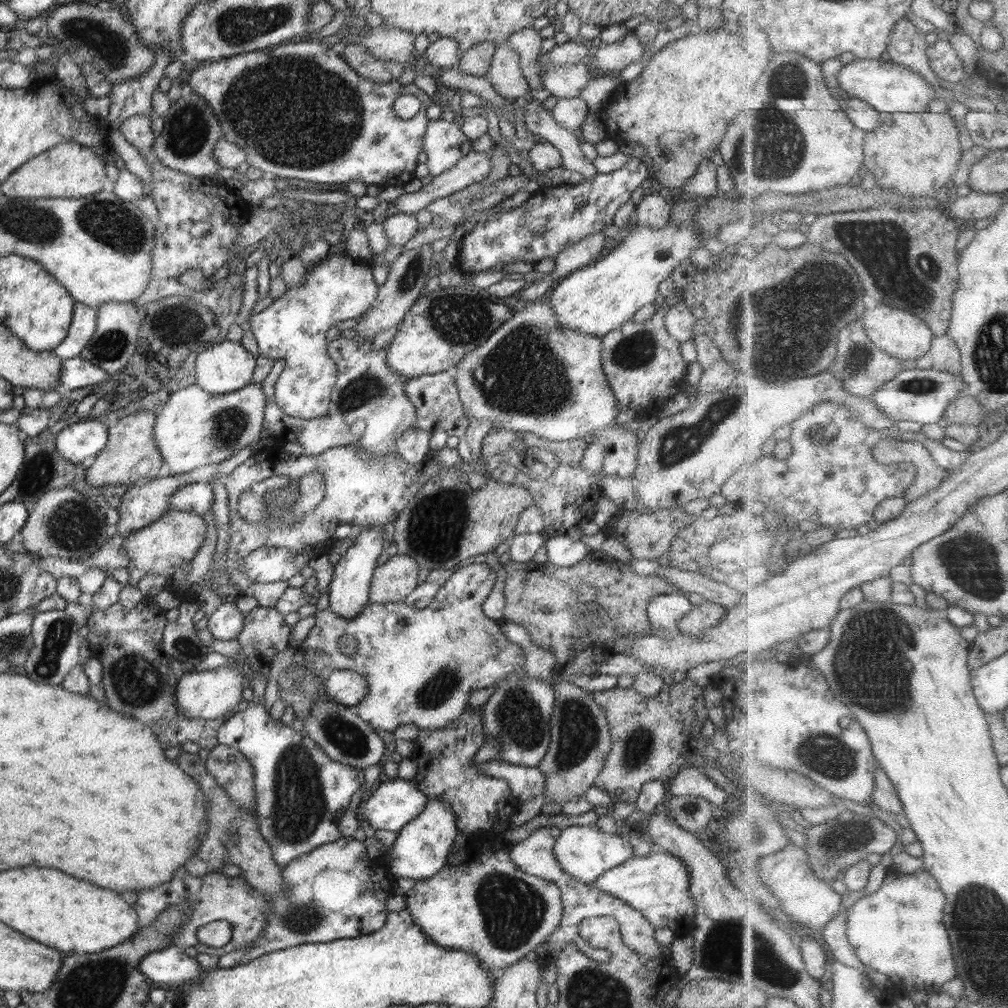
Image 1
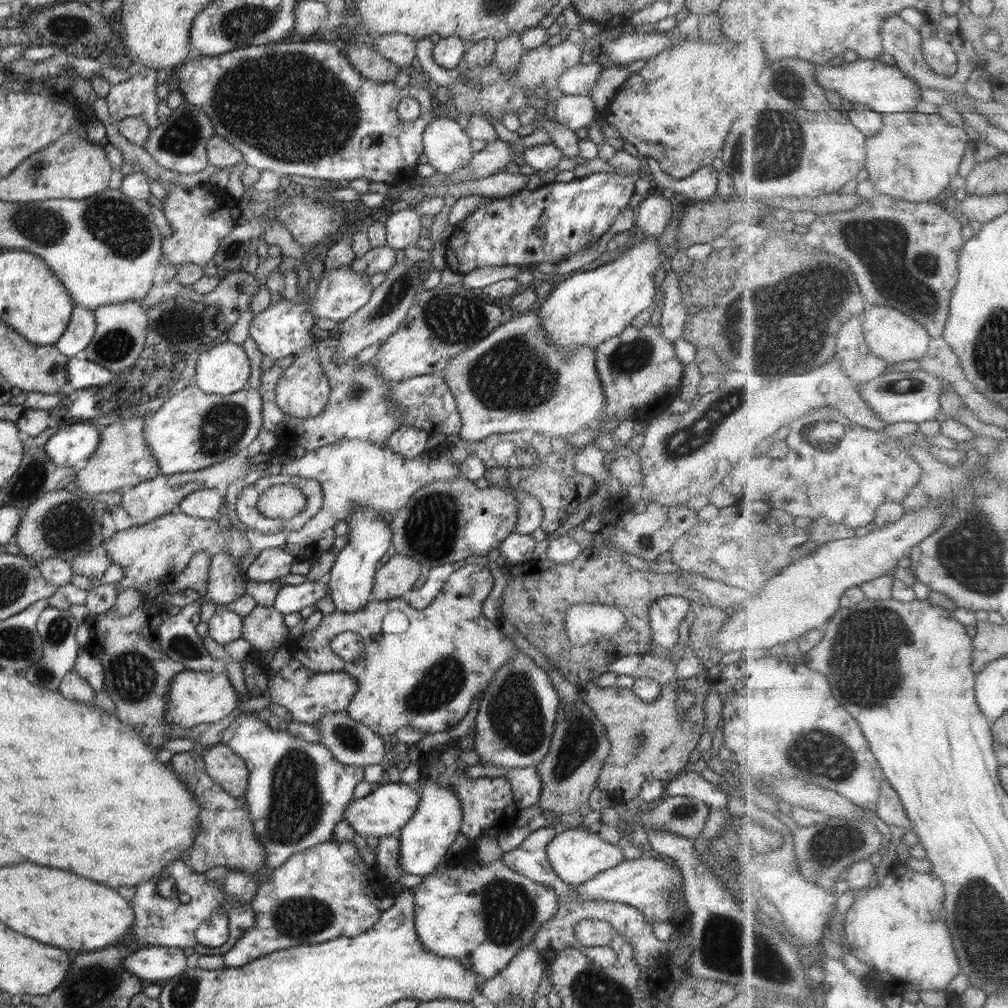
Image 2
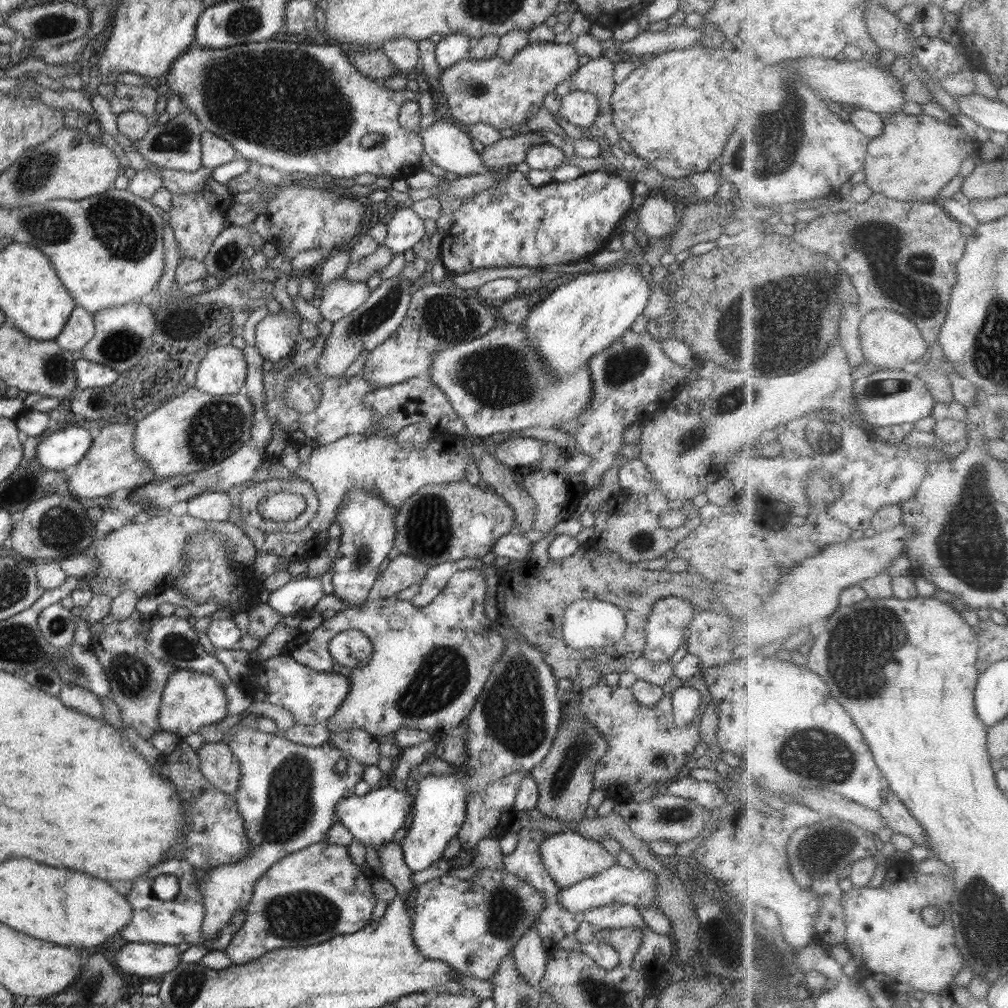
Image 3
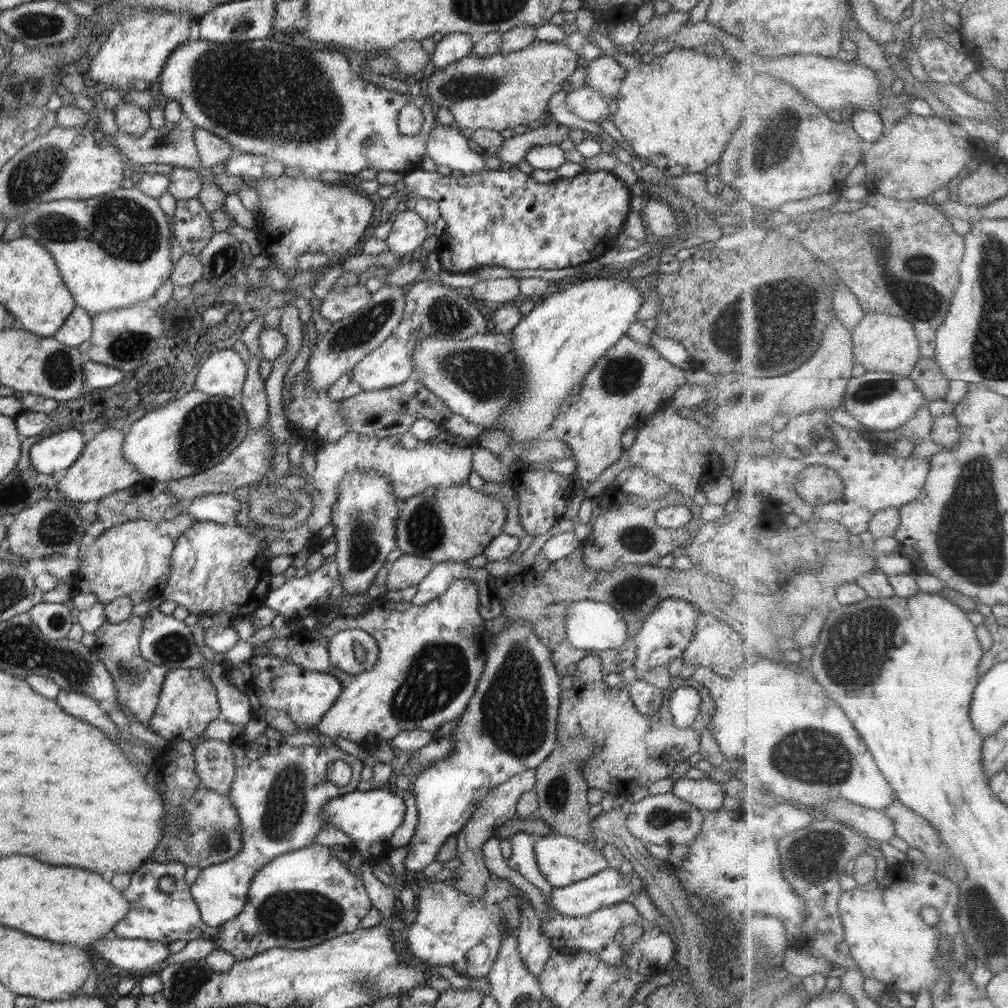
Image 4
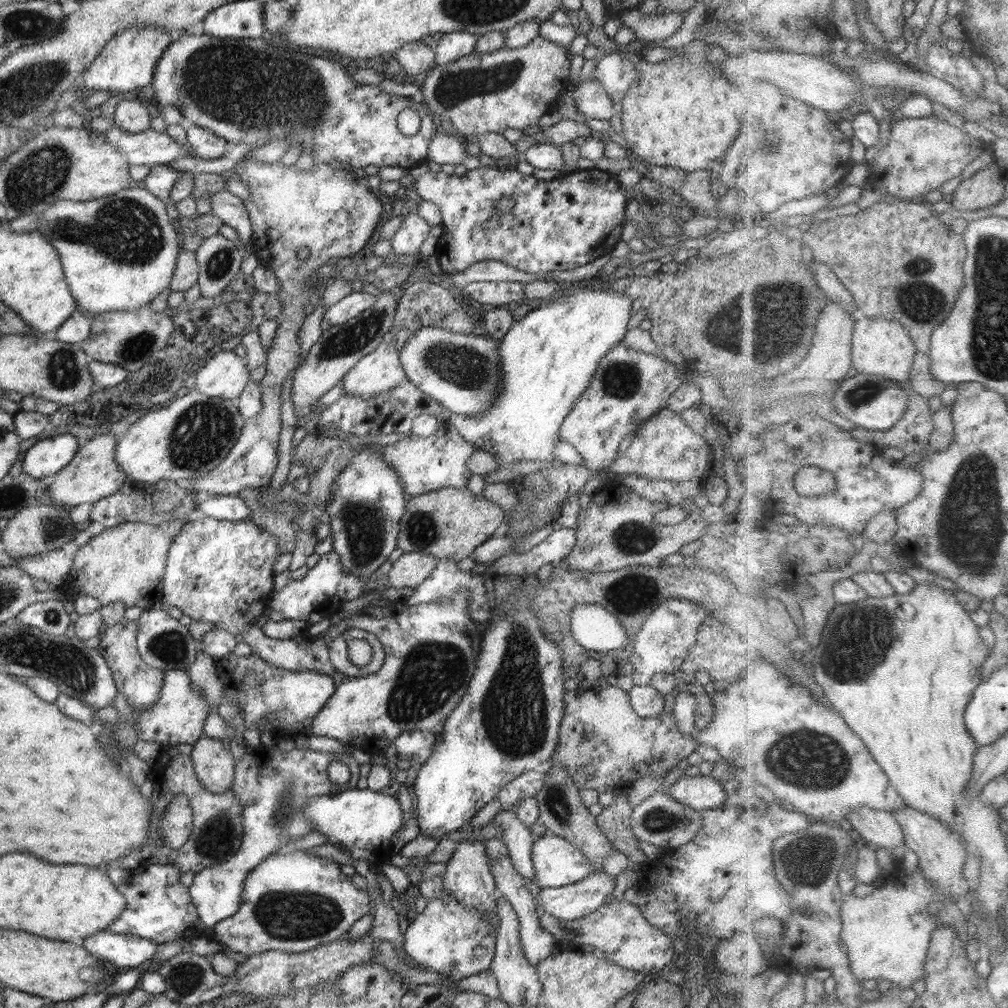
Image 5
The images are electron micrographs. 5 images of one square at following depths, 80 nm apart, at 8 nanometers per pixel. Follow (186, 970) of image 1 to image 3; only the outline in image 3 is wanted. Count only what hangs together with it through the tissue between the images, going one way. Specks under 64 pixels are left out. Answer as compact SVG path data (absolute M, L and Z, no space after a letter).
M125 942L117 951L110 948L114 964L121 972L157 979L181 962L176 945Z

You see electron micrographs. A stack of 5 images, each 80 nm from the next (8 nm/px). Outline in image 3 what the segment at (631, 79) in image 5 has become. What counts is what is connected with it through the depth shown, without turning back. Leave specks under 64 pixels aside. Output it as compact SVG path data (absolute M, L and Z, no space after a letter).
M603 55L597 59L590 59L583 66L578 66L578 70L569 76L572 77L574 90L591 92L599 98L600 112L593 124L605 133L610 146L620 141L620 134L612 120L611 98L615 87L613 74L614 62L611 57Z

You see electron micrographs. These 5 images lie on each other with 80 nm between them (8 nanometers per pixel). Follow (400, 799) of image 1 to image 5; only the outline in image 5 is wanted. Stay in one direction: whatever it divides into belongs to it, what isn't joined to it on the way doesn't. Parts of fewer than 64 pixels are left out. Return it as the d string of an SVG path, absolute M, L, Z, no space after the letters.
M350 789L340 794L312 797L303 806L303 816L318 831L329 838L329 843L344 848L354 861L365 861L370 868L380 870L391 863L392 838L402 828L403 812L398 798L385 791Z

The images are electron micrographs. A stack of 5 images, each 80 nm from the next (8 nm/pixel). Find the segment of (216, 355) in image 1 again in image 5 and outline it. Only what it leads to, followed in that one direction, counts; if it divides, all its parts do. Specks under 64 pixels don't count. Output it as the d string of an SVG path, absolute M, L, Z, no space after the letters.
M234 351L218 352L196 374L194 390L211 398L230 400L242 395L250 380L246 359Z

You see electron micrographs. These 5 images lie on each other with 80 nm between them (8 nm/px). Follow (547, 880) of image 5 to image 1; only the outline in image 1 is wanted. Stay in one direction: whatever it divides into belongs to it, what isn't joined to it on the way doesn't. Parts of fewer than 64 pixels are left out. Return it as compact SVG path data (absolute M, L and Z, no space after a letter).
M595 825L568 826L561 830L554 843L554 855L564 873L572 879L584 883L594 883L608 870L620 866L621 863L633 858L633 844L636 835L630 830L621 830L615 834L602 833Z

